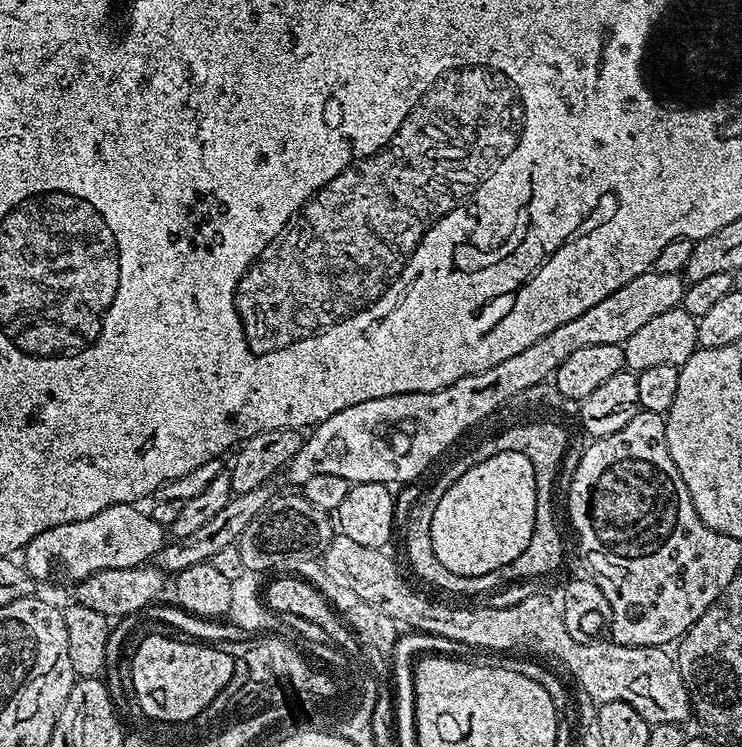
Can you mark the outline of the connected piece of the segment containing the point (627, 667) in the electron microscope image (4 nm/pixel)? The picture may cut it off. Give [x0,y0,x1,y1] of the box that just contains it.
[446,596,692,726]

